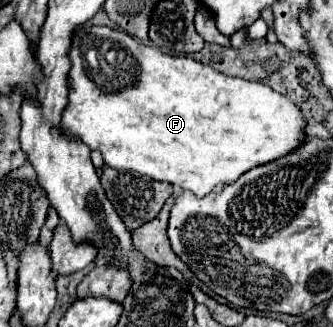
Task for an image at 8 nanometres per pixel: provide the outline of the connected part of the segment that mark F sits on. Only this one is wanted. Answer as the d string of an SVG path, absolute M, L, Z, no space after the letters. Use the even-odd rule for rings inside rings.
M79 27L73 35L69 57L73 63L69 73L71 93L69 105L63 111L63 129L69 137L79 137L85 145L99 151L109 167L137 171L205 197L217 185L229 185L249 169L293 153L305 141L307 123L291 99L277 95L277 91L263 83L225 77L189 57L167 55L137 43L125 32L109 27ZM121 49L135 61L135 67L129 71L121 69Z

